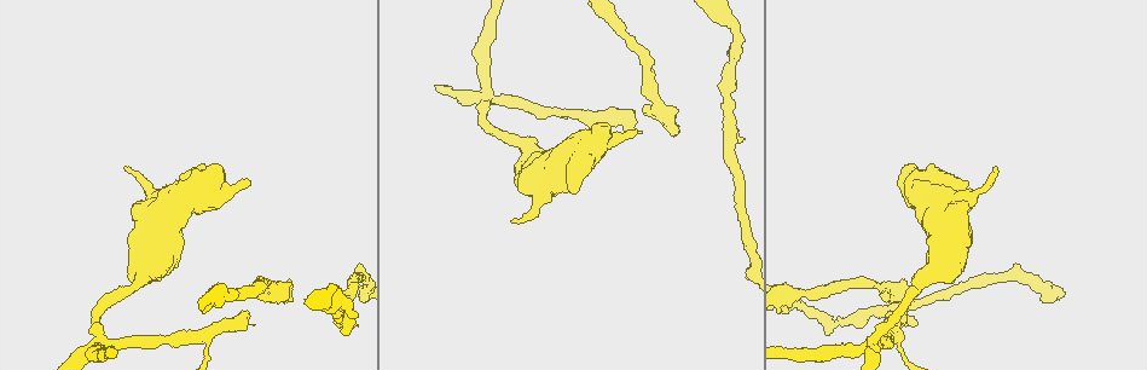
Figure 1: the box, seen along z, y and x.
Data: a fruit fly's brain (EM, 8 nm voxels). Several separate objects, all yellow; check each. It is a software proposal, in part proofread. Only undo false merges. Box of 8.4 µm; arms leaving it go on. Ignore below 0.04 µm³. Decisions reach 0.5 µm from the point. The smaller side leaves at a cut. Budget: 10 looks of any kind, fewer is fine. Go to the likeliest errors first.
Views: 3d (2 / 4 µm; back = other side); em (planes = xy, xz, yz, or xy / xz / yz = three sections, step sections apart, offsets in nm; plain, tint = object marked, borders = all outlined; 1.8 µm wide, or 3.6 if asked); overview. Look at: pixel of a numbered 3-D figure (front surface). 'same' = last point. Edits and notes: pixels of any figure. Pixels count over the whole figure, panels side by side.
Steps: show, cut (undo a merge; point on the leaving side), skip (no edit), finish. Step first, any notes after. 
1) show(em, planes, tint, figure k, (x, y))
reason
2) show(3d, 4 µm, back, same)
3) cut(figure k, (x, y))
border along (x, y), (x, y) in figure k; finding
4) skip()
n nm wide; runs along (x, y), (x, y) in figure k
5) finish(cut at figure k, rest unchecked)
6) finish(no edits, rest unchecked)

show(em, planes, tint, figure 1, (872, 339))
four or more arms meet

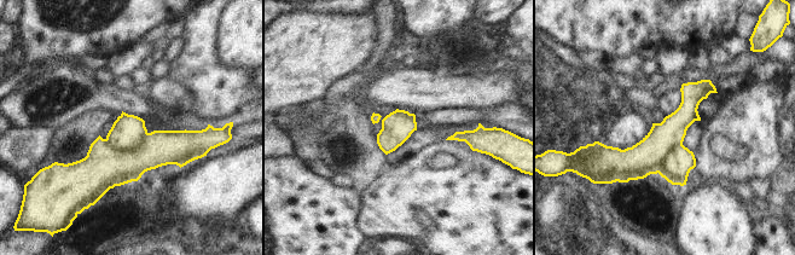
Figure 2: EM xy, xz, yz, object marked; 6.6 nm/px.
cut(figure 2, (104, 167))
200 nm wide; the part that leaves runs along (201, 133), (129, 166), (68, 167) in figure 2; two neurons meet here

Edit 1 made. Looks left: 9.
show(3d, 4 µm, back, figure 1, (209, 190))
thick turns thin

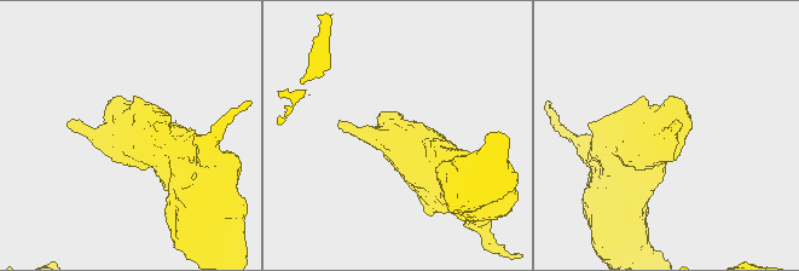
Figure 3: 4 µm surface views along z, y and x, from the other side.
show(em, 3.6 µm, xy, step 4, tint, figure 3, (124, 133))

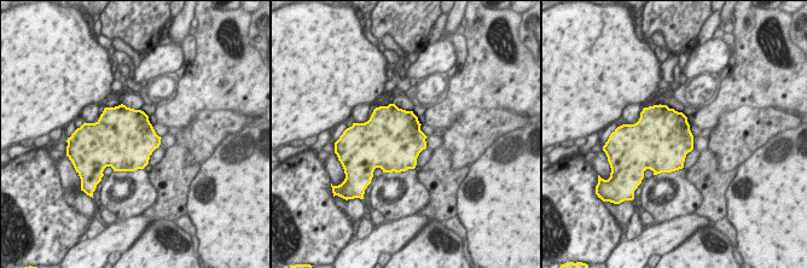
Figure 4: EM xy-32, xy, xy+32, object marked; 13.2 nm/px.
show(em, 3.6 µm, planes, tint, same)
cut it another way

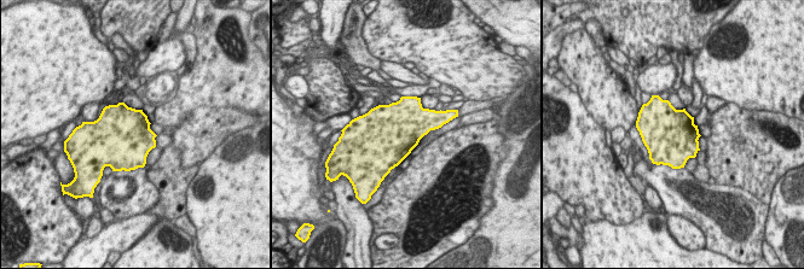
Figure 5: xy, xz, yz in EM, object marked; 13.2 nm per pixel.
skip()
continuous, no second neuron

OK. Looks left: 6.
show(em, 3.6 µm, planes, tint, figure 1, (730, 68))
narrows sharply

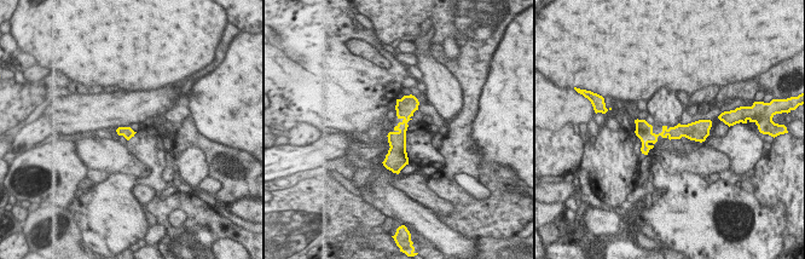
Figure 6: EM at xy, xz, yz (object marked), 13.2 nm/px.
skip()
all the same neuron

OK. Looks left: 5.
show(em, 3.6 µm, xy, step 4, tint, figure 1, (945, 255))

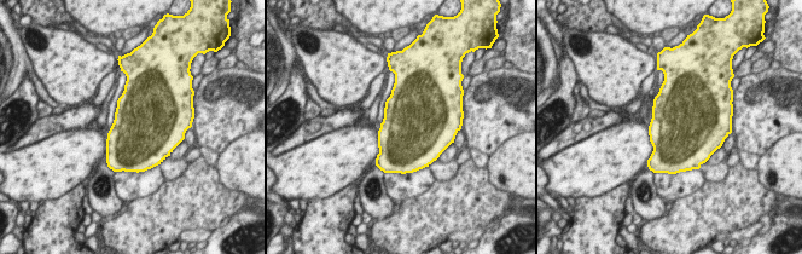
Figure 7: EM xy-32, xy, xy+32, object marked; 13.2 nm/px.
show(em, 3.6 µm, planes, tint, same)
another direction

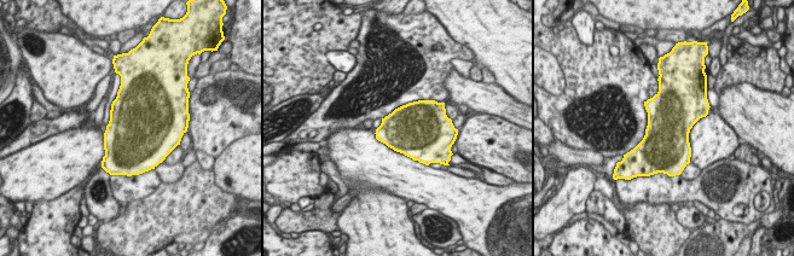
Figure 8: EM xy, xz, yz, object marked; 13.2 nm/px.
skip()
one neuron here

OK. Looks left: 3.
finish(cut at figure 2, rest unchecked)

